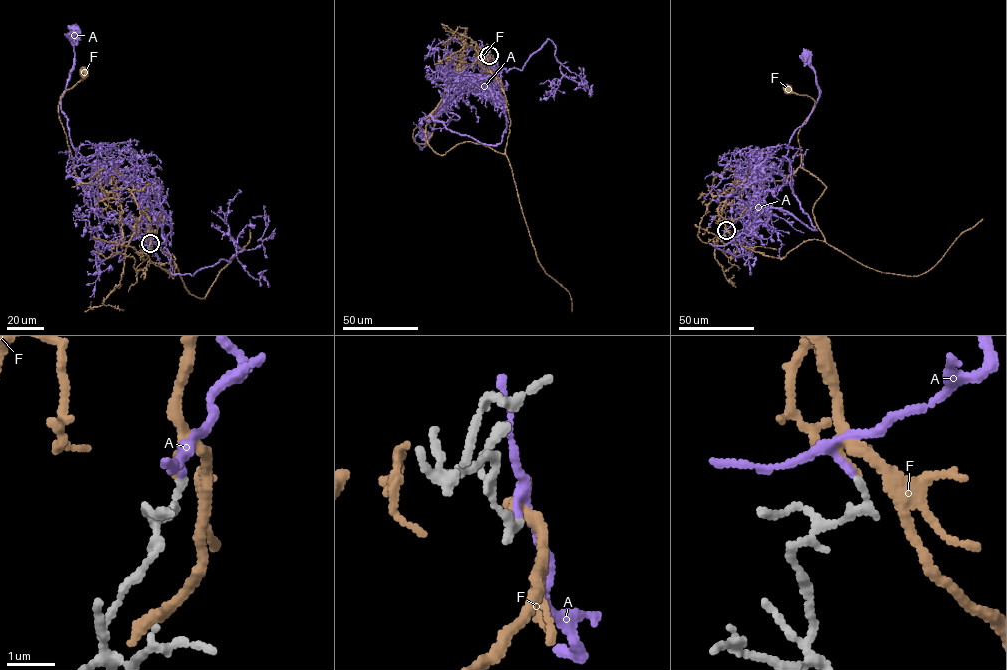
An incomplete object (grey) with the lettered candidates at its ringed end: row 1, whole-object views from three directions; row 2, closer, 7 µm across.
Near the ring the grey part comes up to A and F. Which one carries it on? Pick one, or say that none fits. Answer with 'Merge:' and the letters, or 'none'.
Merge: A

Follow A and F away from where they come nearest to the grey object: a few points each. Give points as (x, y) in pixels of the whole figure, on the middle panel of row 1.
A: (489, 55), (501, 84), (465, 86), (434, 119), (459, 117), (434, 112), (415, 136), (421, 148), (425, 133)
F: (489, 55), (487, 47), (455, 72), (425, 129), (413, 131), (415, 141), (424, 143), (431, 135), (434, 116)

